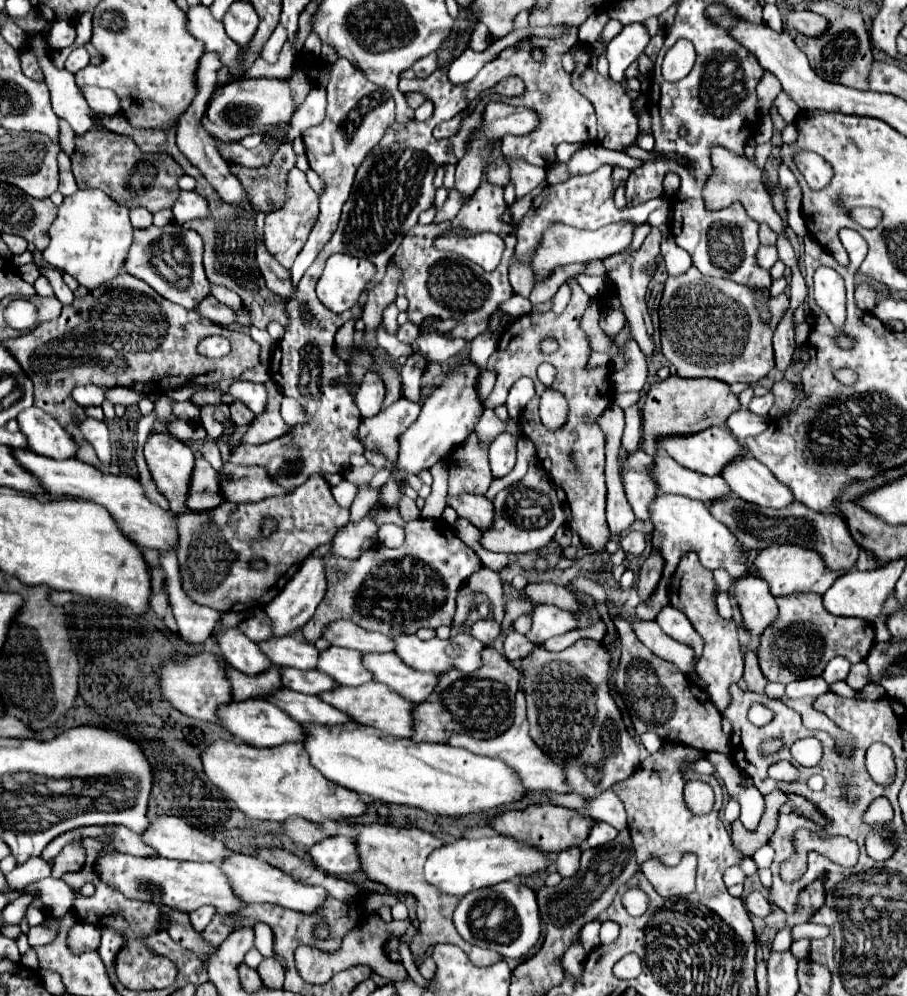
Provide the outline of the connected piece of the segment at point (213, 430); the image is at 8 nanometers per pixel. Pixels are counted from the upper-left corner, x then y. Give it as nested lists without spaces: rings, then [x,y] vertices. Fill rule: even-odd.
[[[203,406],[201,408],[201,424],[207,430],[207,436],[211,436],[211,440],[217,440],[223,432],[223,424],[219,424],[213,418],[213,412],[215,412],[215,406]]]

